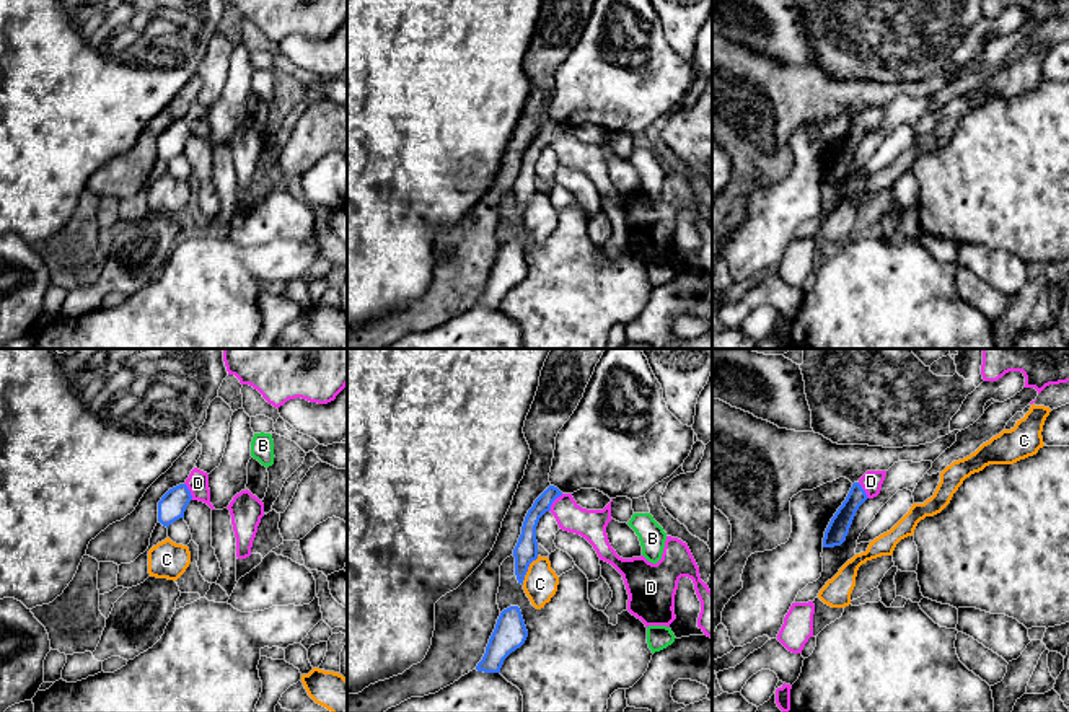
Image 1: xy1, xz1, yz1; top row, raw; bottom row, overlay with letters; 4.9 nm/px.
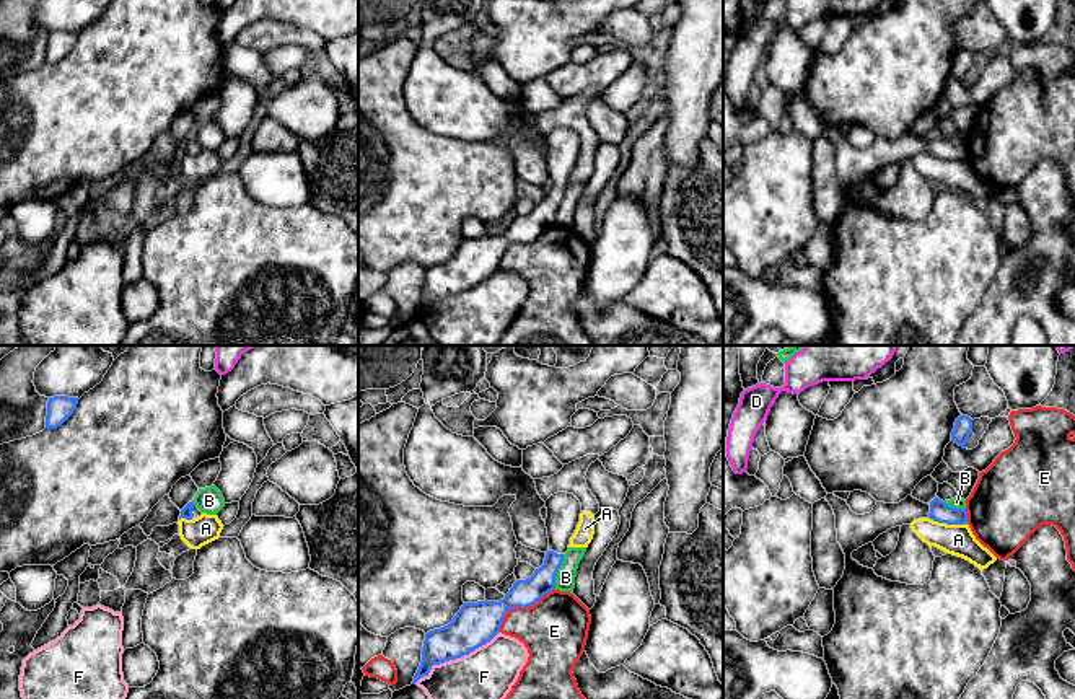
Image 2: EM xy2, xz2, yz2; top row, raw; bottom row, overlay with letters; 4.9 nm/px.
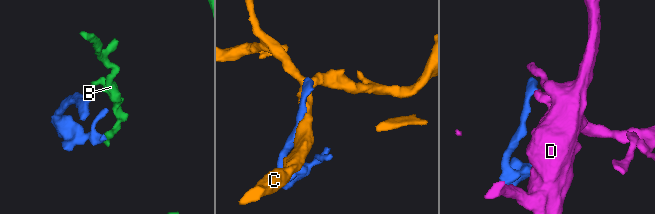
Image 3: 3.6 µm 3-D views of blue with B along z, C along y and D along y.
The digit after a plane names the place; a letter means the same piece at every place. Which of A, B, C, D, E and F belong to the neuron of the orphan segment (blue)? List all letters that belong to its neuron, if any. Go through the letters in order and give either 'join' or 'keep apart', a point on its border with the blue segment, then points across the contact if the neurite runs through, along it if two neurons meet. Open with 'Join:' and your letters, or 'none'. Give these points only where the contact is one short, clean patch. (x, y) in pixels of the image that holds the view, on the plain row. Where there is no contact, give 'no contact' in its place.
Join: none
A: keep apart | yz2 (947, 158) | along yz2 (929, 152), (938, 157), (963, 160)
B: keep apart | xz2 (557, 206) | along xz2 (564, 189), (554, 222)
C: keep apart | xz1 (527, 206)
D: keep apart | xz1 (553, 136) | along xz1 (563, 129), (548, 145)
E: keep apart | xz2 (522, 241)
F: keep apart | xz2 (455, 294)

